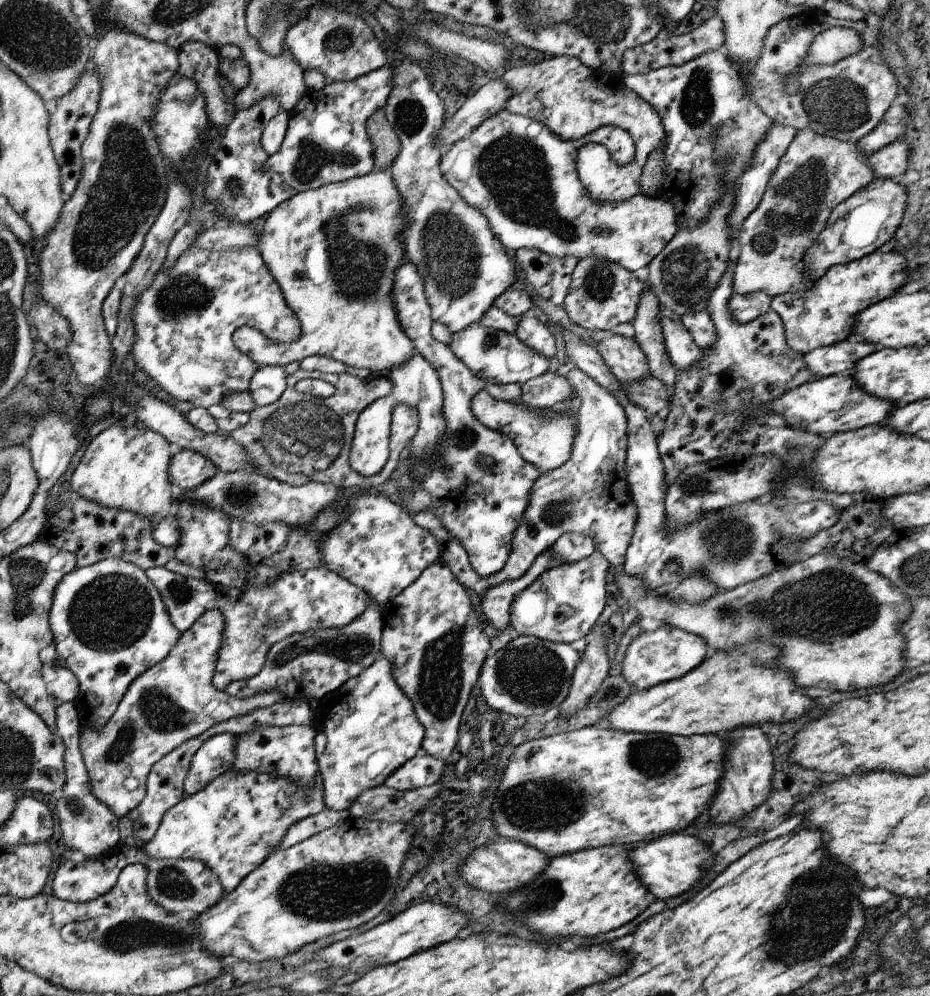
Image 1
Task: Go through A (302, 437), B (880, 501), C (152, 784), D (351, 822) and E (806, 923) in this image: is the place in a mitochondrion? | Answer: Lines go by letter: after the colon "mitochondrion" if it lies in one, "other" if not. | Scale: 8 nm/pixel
A: mitochondrion
B: other
C: other
D: other
E: mitochondrion

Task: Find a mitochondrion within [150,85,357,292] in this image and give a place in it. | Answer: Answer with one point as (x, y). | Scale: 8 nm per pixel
(233, 186)

